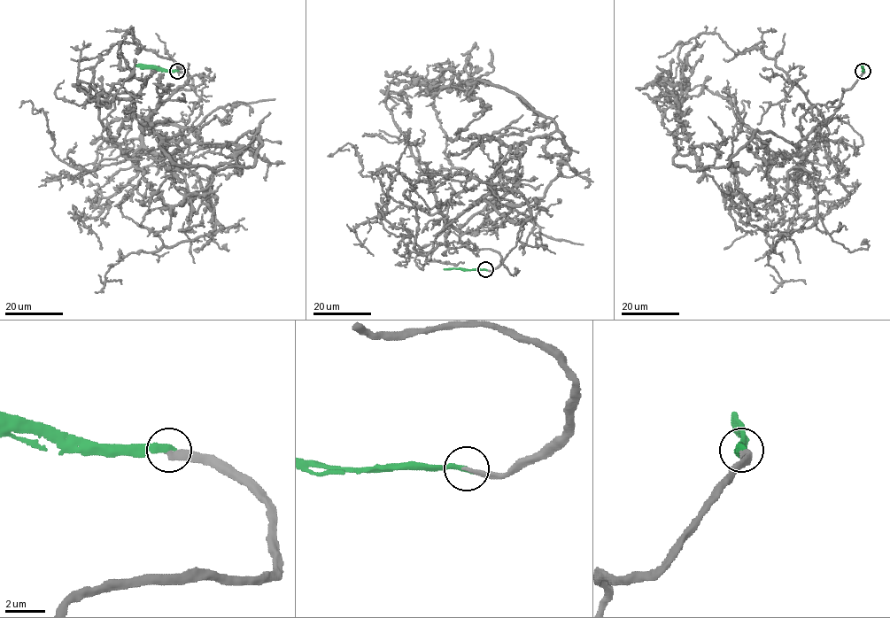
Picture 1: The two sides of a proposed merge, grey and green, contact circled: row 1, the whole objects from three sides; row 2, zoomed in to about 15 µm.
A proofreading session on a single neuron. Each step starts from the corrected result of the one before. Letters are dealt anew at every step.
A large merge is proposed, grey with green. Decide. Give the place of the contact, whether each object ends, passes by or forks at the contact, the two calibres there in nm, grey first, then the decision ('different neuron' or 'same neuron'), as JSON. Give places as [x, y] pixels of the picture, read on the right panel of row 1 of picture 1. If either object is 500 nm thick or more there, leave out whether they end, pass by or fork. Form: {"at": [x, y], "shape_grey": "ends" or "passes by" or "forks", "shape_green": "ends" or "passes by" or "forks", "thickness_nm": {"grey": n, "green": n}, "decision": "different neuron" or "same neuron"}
{"at": [862, 71], "shape_grey": "ends", "shape_green": "ends", "thickness_nm": {"grey": 280, "green": 340}, "decision": "same neuron"}

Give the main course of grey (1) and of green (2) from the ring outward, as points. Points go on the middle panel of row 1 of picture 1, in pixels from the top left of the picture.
1: (486, 269), (501, 256), (460, 232), (540, 199), (570, 150), (483, 80), (468, 94), (483, 114), (443, 136)
2: (486, 269), (444, 268)

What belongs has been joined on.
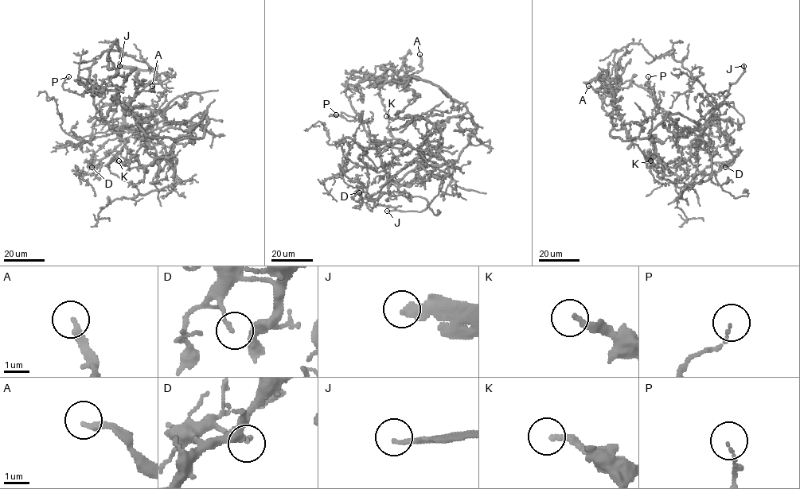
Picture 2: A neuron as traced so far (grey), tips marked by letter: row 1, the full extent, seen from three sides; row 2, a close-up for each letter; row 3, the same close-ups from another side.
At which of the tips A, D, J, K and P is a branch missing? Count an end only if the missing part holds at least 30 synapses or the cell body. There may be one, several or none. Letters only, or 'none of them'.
J

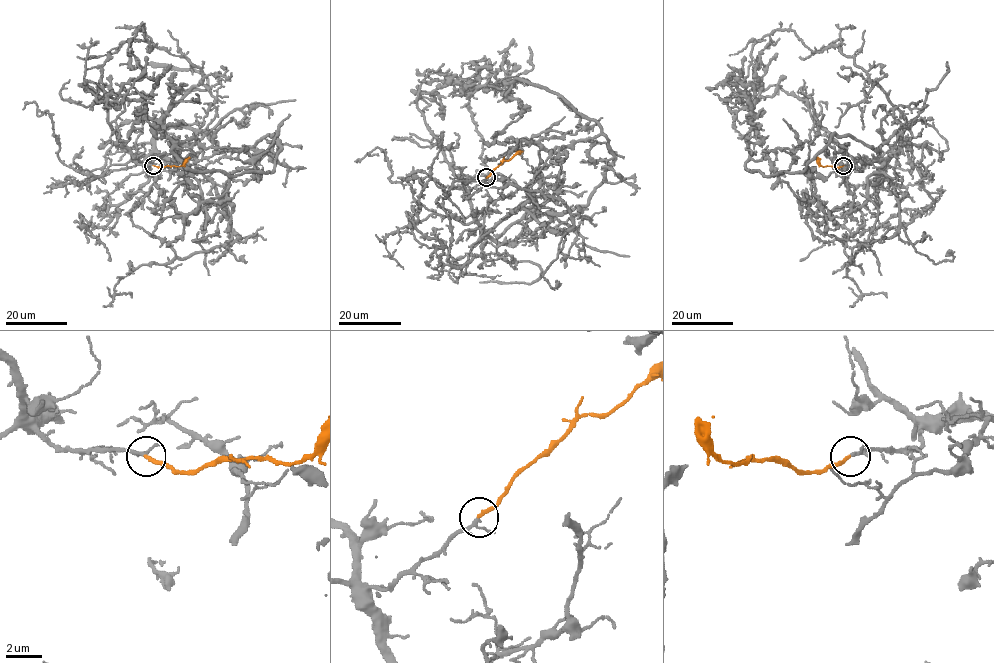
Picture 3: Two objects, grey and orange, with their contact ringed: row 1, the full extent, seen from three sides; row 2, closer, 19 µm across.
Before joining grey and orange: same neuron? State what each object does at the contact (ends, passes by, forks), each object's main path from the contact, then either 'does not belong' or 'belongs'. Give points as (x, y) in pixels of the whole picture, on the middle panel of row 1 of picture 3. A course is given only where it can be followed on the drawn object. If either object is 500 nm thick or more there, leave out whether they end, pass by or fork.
grey passes by; orange ends there; grey runs (486, 178), (467, 190), (473, 217), (512, 242), (584, 207), (615, 155), (597, 135), (485, 162); orange runs (486, 178), (504, 161), (522, 151); belongs

